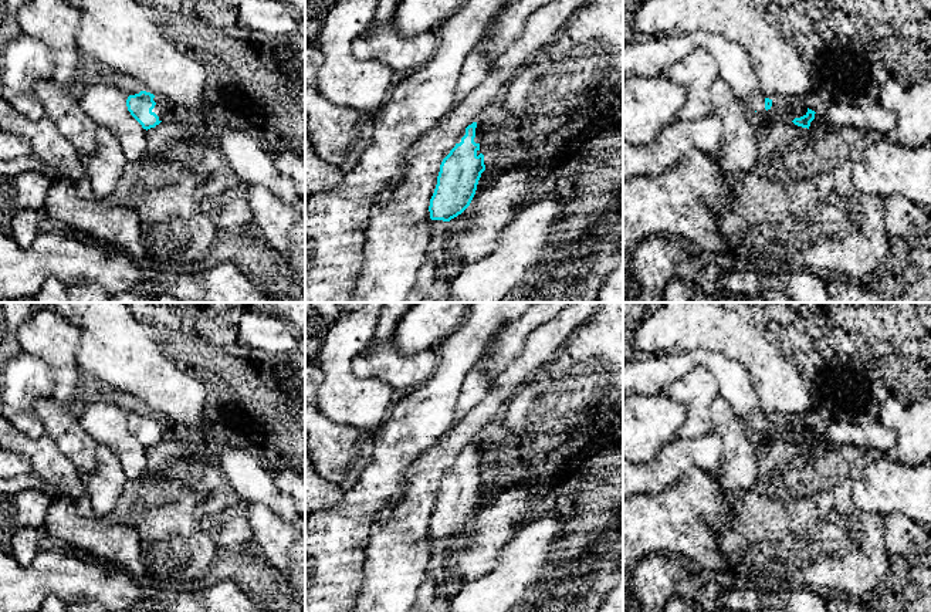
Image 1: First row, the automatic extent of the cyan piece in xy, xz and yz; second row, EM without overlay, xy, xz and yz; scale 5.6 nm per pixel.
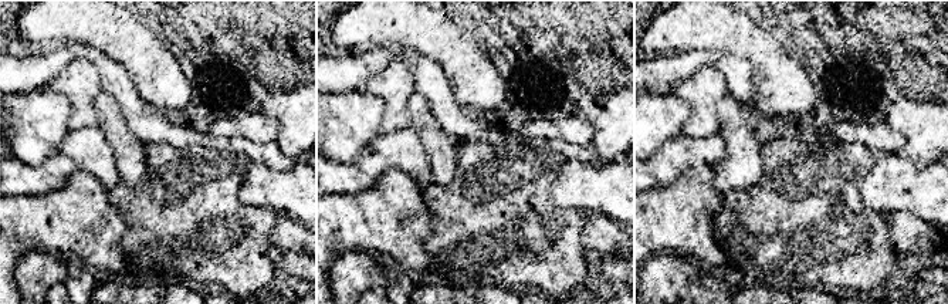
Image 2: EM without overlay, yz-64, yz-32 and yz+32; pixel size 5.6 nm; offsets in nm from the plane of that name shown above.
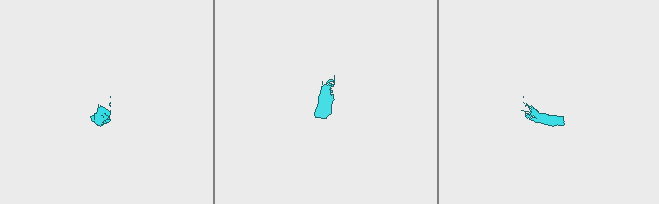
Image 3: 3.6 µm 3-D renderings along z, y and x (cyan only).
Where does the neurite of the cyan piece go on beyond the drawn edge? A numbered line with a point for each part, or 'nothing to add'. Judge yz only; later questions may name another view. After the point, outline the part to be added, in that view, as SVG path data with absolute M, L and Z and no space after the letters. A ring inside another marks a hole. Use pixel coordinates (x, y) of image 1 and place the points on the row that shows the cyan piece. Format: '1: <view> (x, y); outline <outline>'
1: yz (650, 58); outline M705 31L681 33L668 38L654 38L640 41L636 38L623 40L623 80L633 77L656 78L667 71L695 48L708 50L720 71L720 78L725 80L735 95L747 108L758 114L781 115L793 121L798 104L773 99L772 106L765 109L765 97L751 68L747 51L717 34Z

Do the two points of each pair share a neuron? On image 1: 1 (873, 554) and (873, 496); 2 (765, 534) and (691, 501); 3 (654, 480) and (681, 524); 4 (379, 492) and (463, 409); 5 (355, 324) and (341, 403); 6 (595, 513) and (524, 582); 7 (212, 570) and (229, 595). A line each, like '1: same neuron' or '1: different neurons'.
1: different neurons
2: different neurons
3: different neurons
4: different neurons
5: same neuron
6: same neuron
7: different neurons

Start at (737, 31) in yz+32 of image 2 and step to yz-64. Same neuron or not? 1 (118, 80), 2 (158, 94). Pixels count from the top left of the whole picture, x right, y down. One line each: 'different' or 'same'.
1: different
2: same

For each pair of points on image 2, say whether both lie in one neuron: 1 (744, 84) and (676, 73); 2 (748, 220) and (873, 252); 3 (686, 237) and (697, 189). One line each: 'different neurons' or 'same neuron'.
1: same neuron
2: same neuron
3: same neuron

